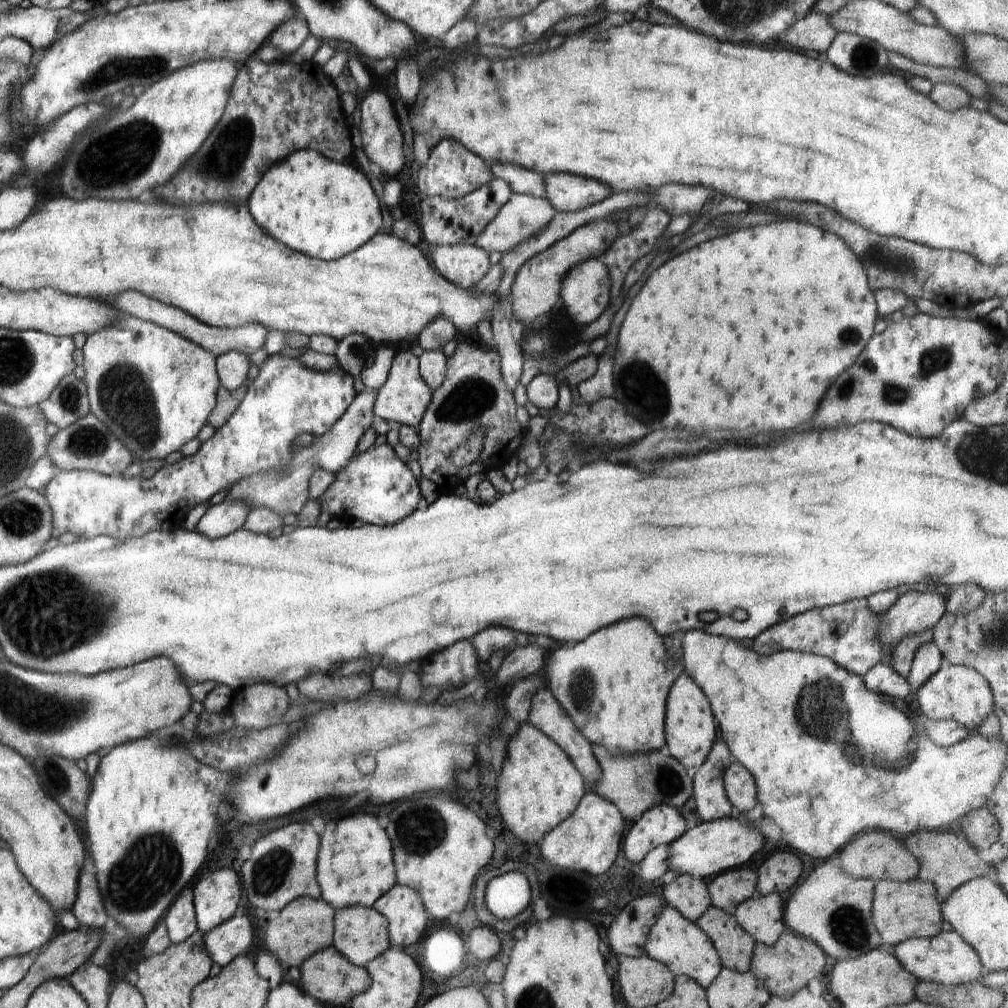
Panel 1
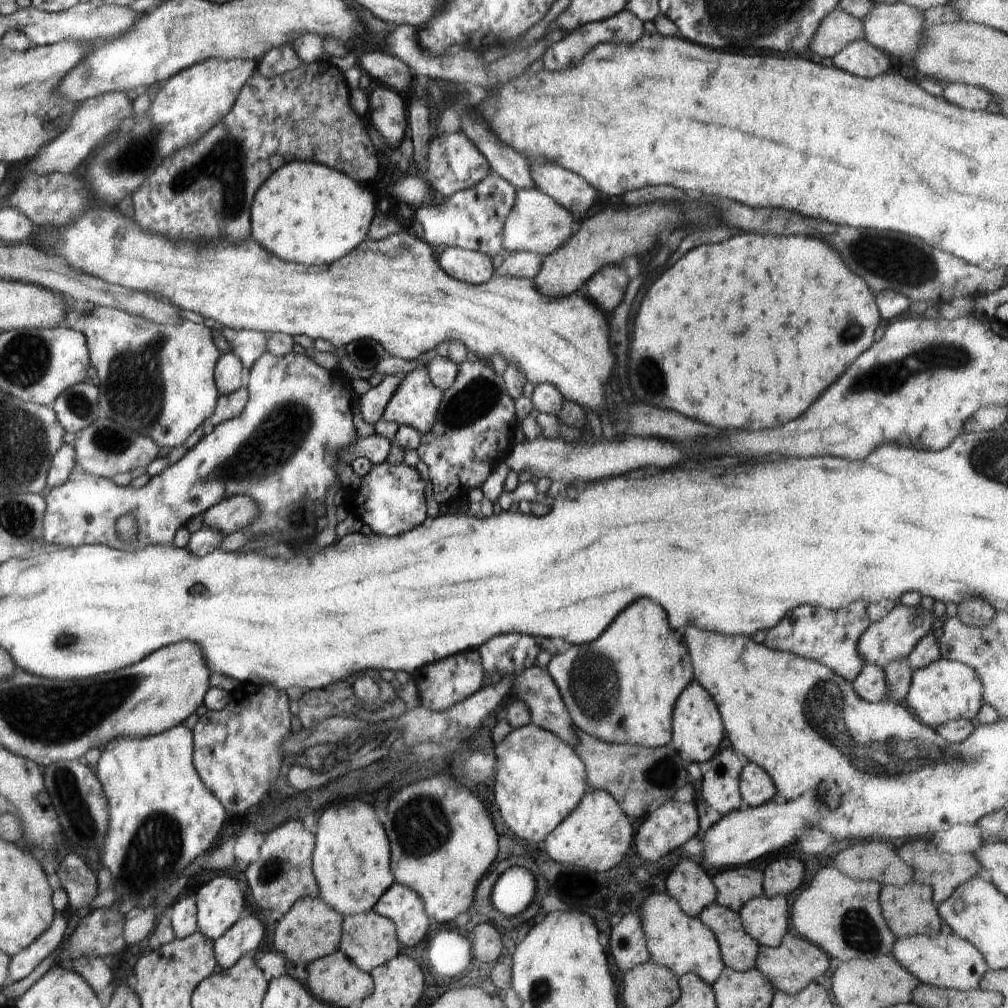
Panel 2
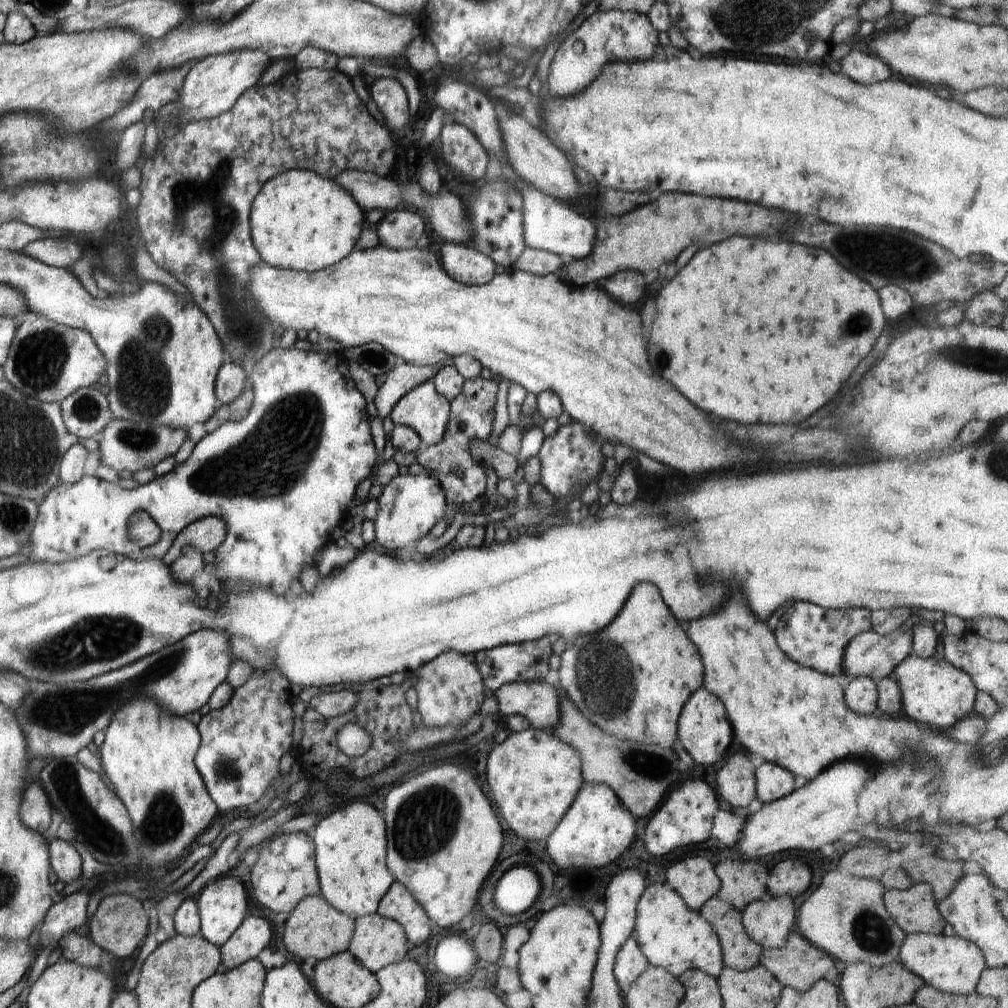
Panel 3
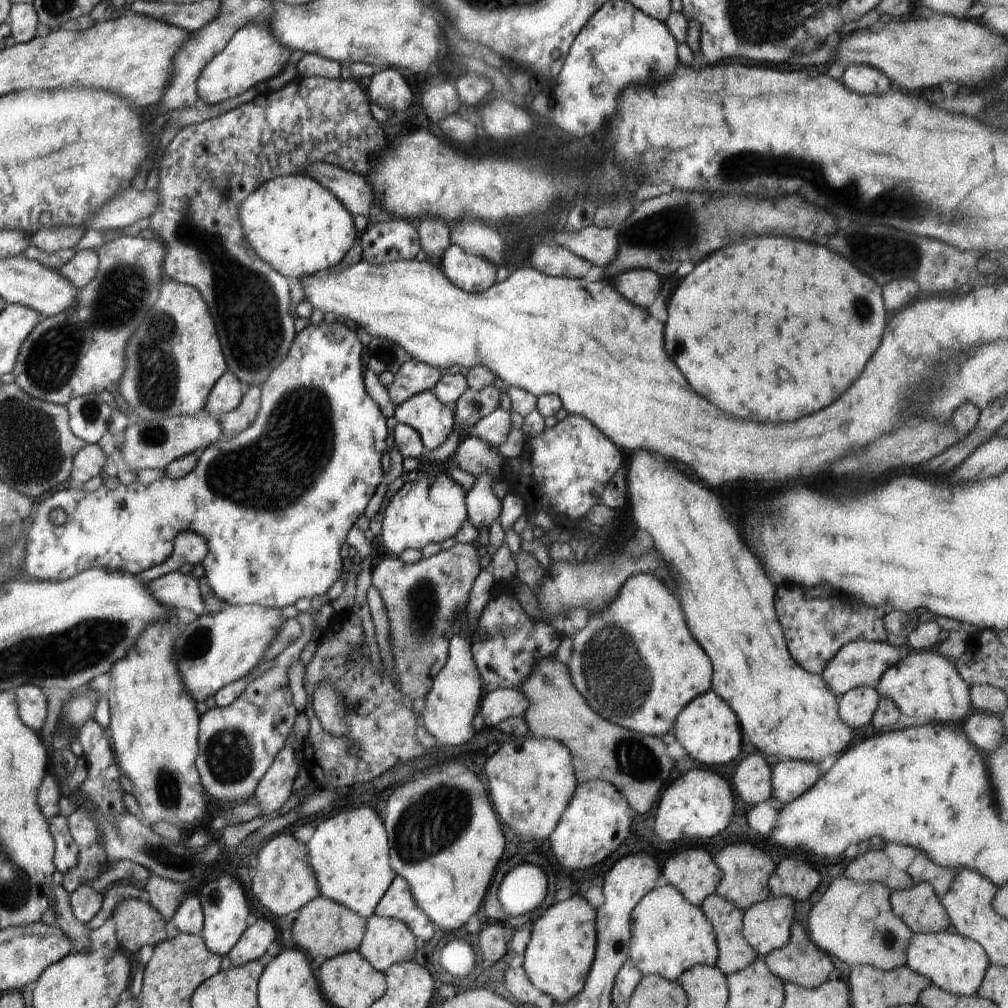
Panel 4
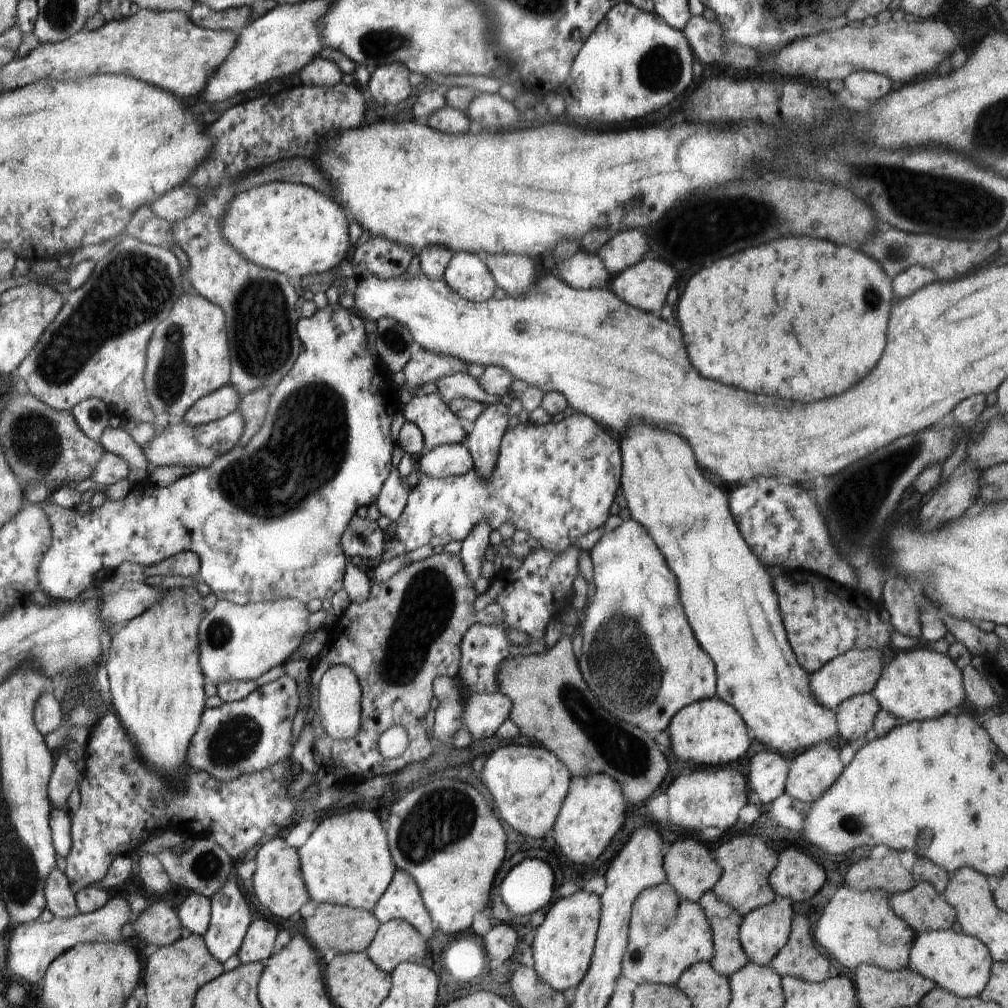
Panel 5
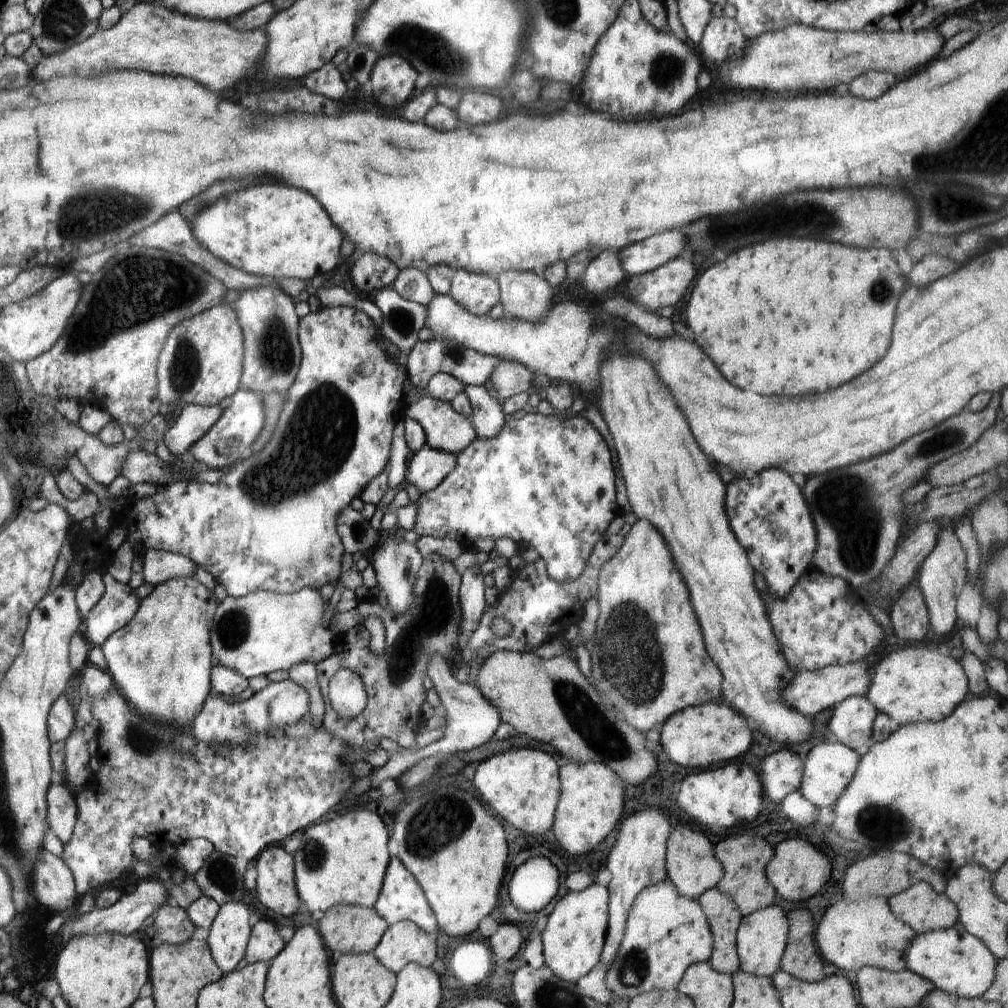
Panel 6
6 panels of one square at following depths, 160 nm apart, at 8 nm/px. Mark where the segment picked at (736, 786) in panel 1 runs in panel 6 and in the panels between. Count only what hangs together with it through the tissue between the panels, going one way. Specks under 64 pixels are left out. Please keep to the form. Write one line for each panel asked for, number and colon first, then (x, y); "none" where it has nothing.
2: (756, 788)
3: (773, 782)
4: (790, 778)
5: (811, 773)
6: (829, 768)

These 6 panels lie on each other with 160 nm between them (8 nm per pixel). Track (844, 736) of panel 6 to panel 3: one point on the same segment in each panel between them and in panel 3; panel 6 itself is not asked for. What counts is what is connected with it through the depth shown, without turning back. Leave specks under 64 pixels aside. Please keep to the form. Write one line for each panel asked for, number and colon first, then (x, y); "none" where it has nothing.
3: (861, 694)
4: (856, 707)
5: (855, 716)

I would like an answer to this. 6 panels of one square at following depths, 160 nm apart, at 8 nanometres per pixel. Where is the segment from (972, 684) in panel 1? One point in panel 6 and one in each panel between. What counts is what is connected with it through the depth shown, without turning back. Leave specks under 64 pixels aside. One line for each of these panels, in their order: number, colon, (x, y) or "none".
2: (946, 690)
3: (933, 691)
4: (923, 684)
5: (919, 684)
6: (919, 684)

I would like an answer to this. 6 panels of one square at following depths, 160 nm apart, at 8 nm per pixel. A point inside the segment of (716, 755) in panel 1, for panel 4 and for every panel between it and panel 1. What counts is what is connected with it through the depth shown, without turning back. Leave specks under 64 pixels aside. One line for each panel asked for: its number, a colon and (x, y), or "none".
2: (720, 790)
3: (736, 781)
4: (751, 781)

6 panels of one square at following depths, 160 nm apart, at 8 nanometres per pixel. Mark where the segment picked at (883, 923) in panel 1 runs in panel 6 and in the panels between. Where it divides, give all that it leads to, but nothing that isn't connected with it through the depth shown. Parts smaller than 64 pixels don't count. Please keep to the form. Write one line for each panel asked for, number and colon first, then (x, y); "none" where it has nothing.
2: (908, 910)
3: (915, 910)
4: (919, 908)
5: (922, 907)
6: (920, 907)

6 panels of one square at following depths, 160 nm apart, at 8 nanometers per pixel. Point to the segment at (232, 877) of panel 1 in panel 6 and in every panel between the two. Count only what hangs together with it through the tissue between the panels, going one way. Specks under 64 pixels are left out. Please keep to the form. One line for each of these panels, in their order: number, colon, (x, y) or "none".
2: (219, 903)
3: (222, 905)
4: (226, 913)
5: (230, 917)
6: (229, 934)

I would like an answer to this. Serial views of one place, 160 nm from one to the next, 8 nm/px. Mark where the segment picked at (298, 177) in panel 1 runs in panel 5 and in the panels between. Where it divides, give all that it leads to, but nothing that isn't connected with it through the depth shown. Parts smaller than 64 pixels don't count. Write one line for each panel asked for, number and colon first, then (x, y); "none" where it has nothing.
2: (308, 213)
3: (299, 220)
4: (299, 228)
5: (291, 228)

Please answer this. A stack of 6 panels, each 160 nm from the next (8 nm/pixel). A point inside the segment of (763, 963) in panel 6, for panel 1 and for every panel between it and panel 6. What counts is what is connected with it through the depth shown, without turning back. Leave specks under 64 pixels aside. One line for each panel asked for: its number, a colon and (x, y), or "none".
1: (761, 917)
2: (766, 920)
3: (767, 921)
4: (767, 925)
5: (764, 931)

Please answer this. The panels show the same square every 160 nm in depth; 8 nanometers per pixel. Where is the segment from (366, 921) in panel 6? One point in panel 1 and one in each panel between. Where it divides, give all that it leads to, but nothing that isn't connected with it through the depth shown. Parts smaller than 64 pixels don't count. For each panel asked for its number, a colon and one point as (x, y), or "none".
1: (305, 926)
2: (310, 930)
3: (315, 929)
4: (324, 928)
5: (345, 929)

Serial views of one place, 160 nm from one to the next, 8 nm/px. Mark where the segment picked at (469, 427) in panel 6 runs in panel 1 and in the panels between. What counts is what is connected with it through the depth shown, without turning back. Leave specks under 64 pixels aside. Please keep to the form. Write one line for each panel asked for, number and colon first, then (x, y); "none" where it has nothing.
1: (403, 398)
2: (415, 403)
3: (424, 410)
4: (434, 422)
5: (439, 425)

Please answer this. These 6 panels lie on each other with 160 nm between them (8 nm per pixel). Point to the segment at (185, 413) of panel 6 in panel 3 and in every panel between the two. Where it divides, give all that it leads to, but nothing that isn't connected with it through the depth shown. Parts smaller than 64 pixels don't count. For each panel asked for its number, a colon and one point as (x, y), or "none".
3: (230, 379)
4: (226, 395)
5: (216, 405)

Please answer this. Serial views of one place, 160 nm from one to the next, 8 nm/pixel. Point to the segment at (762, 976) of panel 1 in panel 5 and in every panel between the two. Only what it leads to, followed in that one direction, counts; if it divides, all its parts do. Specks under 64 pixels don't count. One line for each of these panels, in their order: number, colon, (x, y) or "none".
2: (797, 962)
3: (798, 965)
4: (801, 962)
5: (800, 957)

